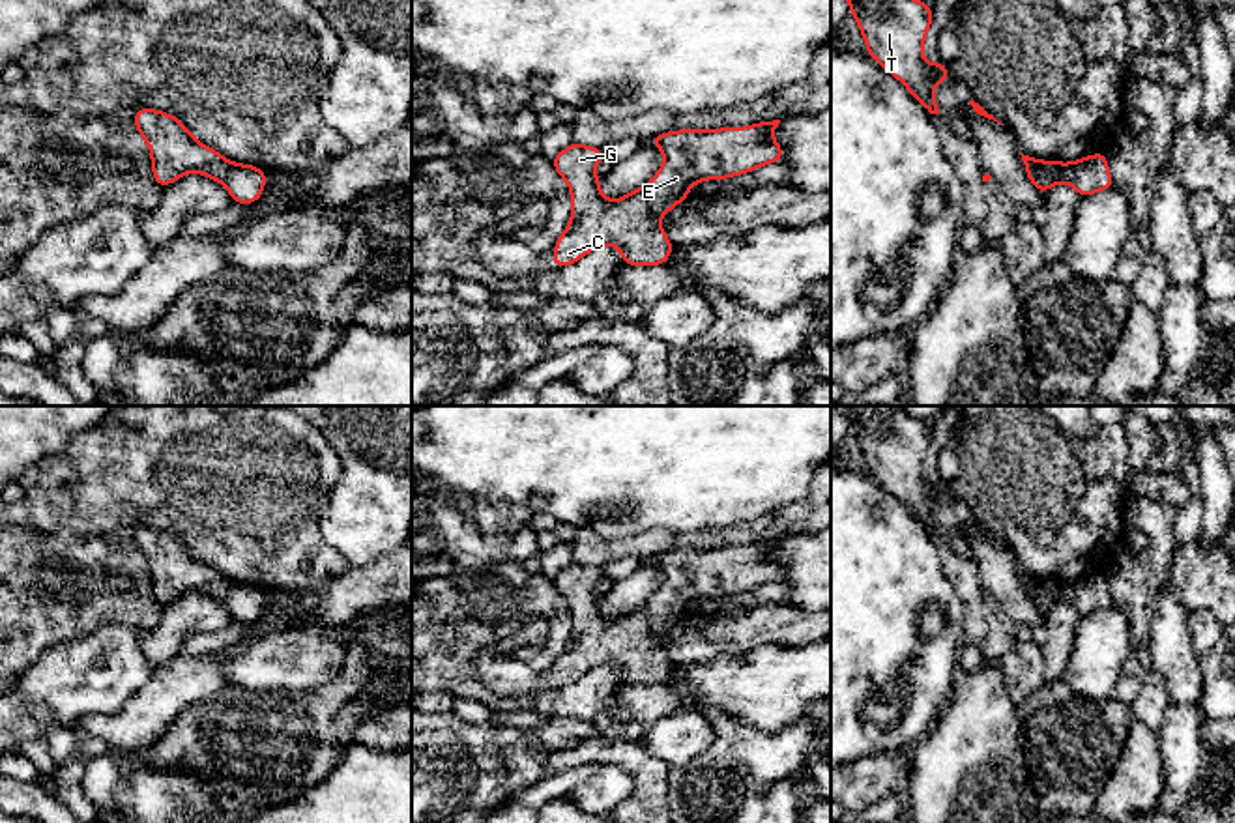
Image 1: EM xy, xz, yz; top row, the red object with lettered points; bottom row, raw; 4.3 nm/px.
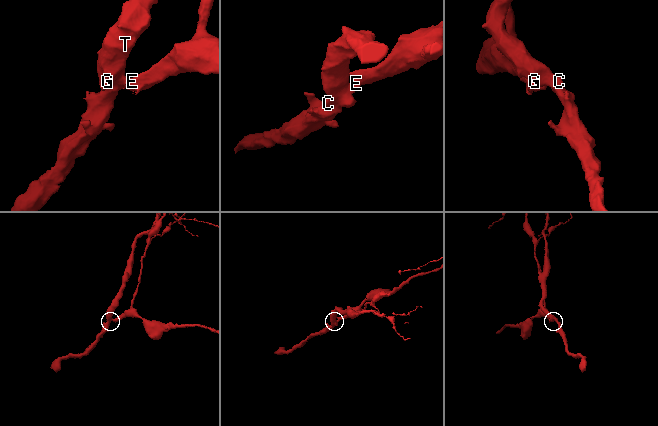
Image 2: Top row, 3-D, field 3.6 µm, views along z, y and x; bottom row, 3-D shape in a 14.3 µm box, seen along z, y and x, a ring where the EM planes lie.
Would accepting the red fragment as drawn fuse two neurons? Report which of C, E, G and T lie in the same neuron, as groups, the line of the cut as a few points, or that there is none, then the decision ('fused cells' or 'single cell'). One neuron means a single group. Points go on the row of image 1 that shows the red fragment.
groups C G T / E; cut xz (644, 187), (648, 208), (657, 219); fused cells

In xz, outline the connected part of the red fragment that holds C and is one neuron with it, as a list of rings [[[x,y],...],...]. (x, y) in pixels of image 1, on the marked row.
[[[573,142],[561,150],[552,165],[571,189],[573,213],[567,228],[552,251],[554,266],[576,264],[584,254],[603,245],[616,245],[623,264],[666,264],[674,243],[666,238],[659,219],[651,215],[646,187],[608,200],[601,195],[597,163],[603,148]]]

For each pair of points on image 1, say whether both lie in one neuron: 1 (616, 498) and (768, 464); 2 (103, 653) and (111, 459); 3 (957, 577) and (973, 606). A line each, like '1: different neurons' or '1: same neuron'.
1: same neuron
2: different neurons
3: same neuron

